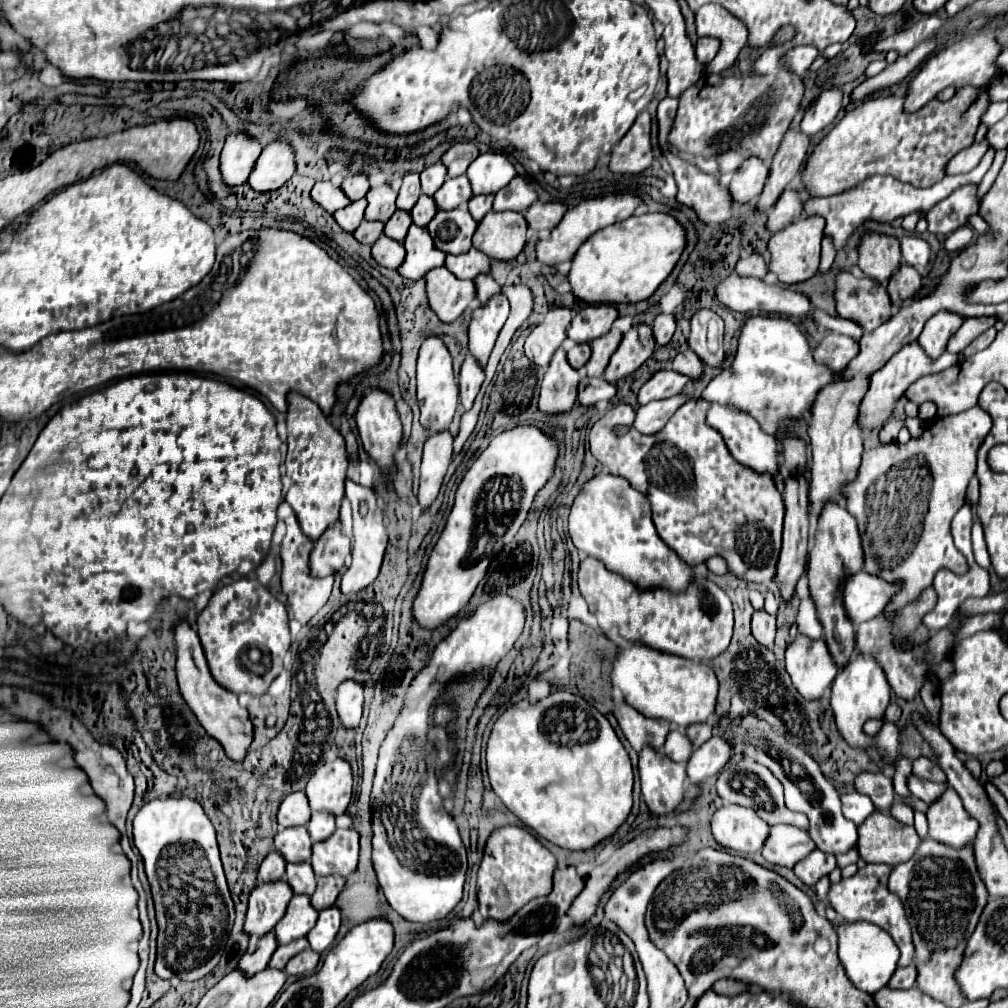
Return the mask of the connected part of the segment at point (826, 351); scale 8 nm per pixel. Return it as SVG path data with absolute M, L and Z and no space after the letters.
M830 333L820 341L820 345L814 351L814 357L818 363L824 363L836 371L842 371L858 355L858 351L860 351L858 341L850 339L848 335Z

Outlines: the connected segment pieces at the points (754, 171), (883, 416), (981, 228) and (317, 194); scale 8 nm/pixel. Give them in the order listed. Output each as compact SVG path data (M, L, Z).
M748 159L741 165L730 181L730 197L732 203L748 203L750 199L758 197L764 189L768 177L768 167L760 159Z
M910 343L906 347L902 347L880 371L872 373L870 375L870 383L868 383L868 391L866 395L862 397L862 403L860 403L860 413L858 413L858 423L862 429L868 429L868 431L878 431L882 429L882 425L890 419L894 407L898 405L898 401L902 399L902 395L906 393L906 389L920 377L924 375L932 375L932 373L938 373L942 369L948 369L950 365L954 365L958 361L956 355L952 353L946 353L942 355L940 359L936 361L930 361L928 355L922 351L922 347L918 343Z
M978 214L971 215L968 224L977 235L984 235L989 231L989 225Z
M320 181L312 187L312 199L324 207L328 213L334 213L336 209L342 209L350 203L350 199L344 195L340 187L334 187L330 181Z

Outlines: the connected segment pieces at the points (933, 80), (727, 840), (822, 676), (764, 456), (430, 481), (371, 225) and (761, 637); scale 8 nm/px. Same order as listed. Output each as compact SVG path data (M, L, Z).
M982 29L972 39L960 37L960 39L952 41L950 45L942 47L940 51L932 53L908 83L904 111L914 113L914 111L922 109L928 101L932 101L946 87L964 87L964 85L984 87L984 85L988 85L998 73L998 69L994 65L998 53L1000 53L1000 45L996 43L996 35L990 29Z
M724 805L714 813L712 833L716 841L736 853L750 855L762 849L770 825L754 809L742 805Z
M798 635L786 649L786 671L794 687L810 701L820 699L832 685L838 667L824 639L808 639Z
M712 403L710 411L708 411L708 425L712 425L714 429L718 429L726 441L726 447L730 449L732 457L742 463L744 467L756 471L756 473L770 473L772 481L782 487L782 477L778 475L778 467L780 467L780 451L778 451L778 441L776 437L768 435L762 431L762 427L750 419L750 415L738 413L732 407L724 407L720 403Z
M448 431L434 433L426 439L422 469L420 469L420 491L418 491L418 501L422 507L428 507L440 491L442 479L446 475L446 469L454 453L452 443L454 437Z
M362 221L360 227L354 231L354 237L360 243L372 245L382 235L382 229L384 229L384 223L380 223L380 221Z
M764 609L754 611L752 615L752 635L764 647L772 647L776 635L776 617L766 613Z

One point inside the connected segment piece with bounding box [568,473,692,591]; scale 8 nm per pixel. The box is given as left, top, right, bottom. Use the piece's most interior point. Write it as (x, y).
(610, 520)

